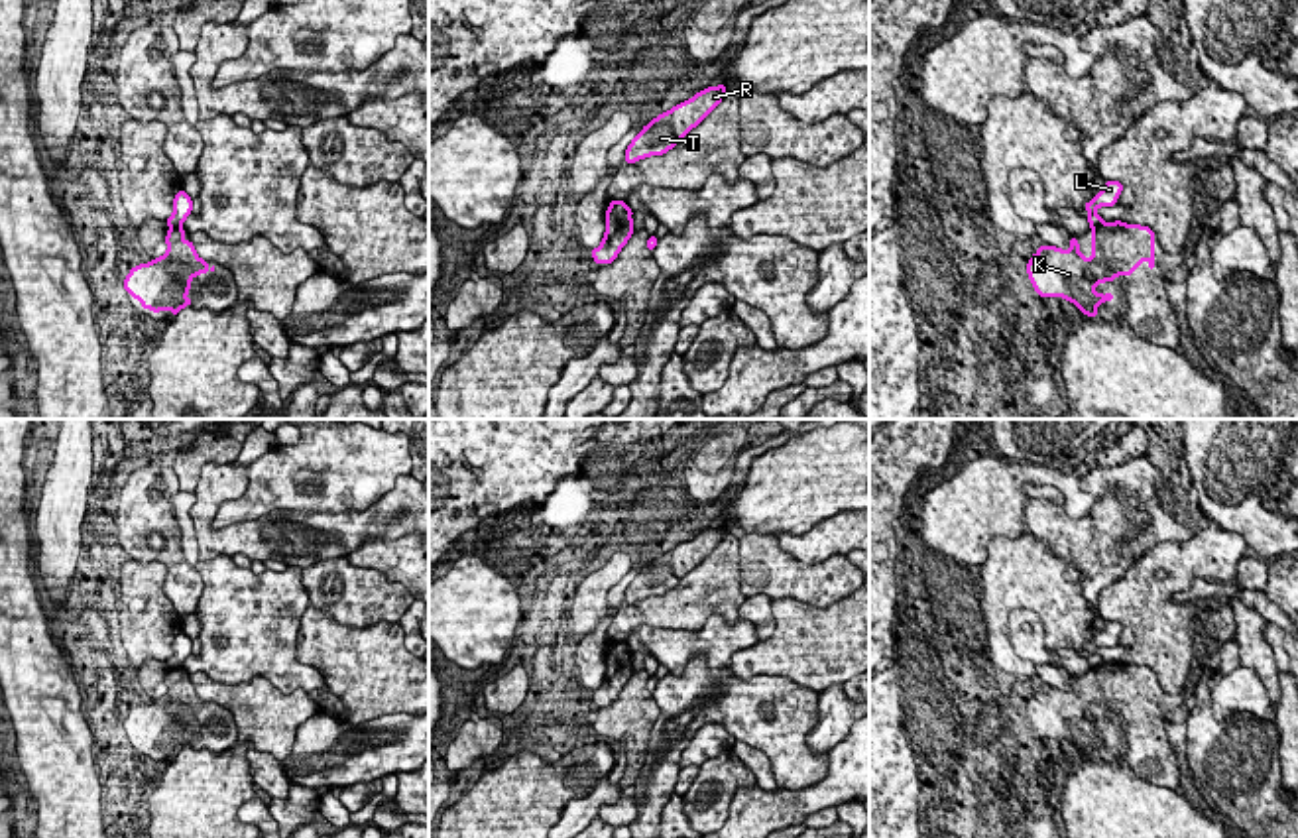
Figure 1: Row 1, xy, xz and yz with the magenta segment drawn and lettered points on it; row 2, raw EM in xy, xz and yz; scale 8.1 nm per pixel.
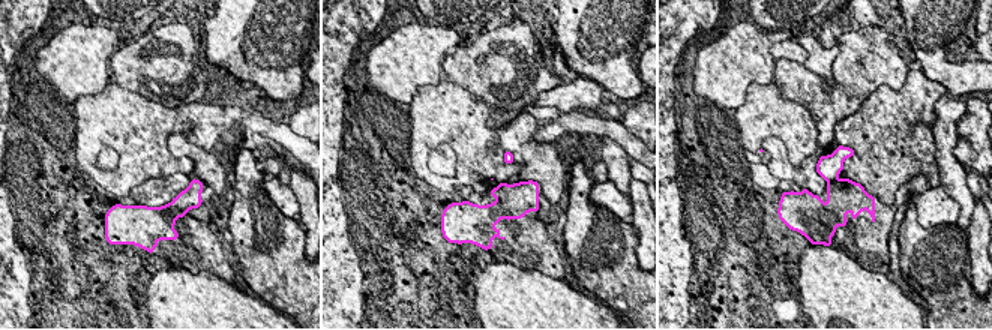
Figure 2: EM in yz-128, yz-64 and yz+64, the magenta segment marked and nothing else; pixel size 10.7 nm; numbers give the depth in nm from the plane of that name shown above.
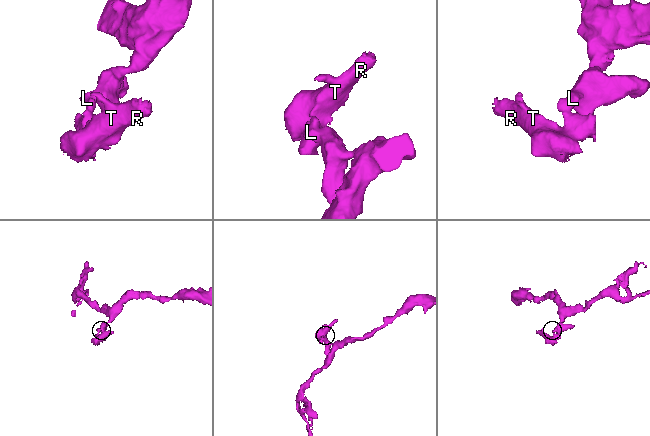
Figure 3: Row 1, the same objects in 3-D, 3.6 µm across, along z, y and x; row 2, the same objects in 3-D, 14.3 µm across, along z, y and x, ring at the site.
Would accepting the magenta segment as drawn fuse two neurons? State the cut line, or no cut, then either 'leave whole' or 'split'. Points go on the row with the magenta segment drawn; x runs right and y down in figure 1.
cut in yz along (1102, 221), (1092, 229); split

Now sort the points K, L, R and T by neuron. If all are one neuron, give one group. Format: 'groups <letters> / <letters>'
groups K R T / L

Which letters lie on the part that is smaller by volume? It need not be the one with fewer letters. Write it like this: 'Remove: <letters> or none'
Remove: K, R, T

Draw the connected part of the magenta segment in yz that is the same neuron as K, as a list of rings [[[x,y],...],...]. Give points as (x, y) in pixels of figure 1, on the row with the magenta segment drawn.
[[[1121,220],[1101,222],[1092,228],[1092,258],[1082,256],[1078,238],[1070,238],[1070,250],[1040,246],[1027,264],[1029,279],[1040,297],[1064,297],[1082,315],[1099,317],[1097,305],[1113,301],[1113,293],[1095,293],[1103,281],[1131,275],[1139,264],[1149,262],[1154,271],[1154,232],[1149,226]]]

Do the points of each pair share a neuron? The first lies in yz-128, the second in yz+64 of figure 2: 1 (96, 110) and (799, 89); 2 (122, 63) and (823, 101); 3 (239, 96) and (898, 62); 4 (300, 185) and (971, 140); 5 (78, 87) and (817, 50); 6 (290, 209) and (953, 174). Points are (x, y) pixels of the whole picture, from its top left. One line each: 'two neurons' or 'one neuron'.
1: two neurons
2: one neuron
3: two neurons
4: two neurons
5: one neuron
6: two neurons

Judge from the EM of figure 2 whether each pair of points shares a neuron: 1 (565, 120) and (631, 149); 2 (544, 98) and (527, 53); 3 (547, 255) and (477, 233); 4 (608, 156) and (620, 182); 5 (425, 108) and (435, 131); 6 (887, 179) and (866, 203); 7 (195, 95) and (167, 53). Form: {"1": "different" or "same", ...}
{"1": "same", "2": "different", "3": "same", "4": "same", "5": "same", "6": "different", "7": "same"}

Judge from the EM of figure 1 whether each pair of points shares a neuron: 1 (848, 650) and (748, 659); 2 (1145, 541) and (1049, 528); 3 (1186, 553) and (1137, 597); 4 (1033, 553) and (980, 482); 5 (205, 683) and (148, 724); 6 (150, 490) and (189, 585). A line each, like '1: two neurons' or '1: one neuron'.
1: one neuron
2: one neuron
3: one neuron
4: two neurons
5: two neurons
6: one neuron

